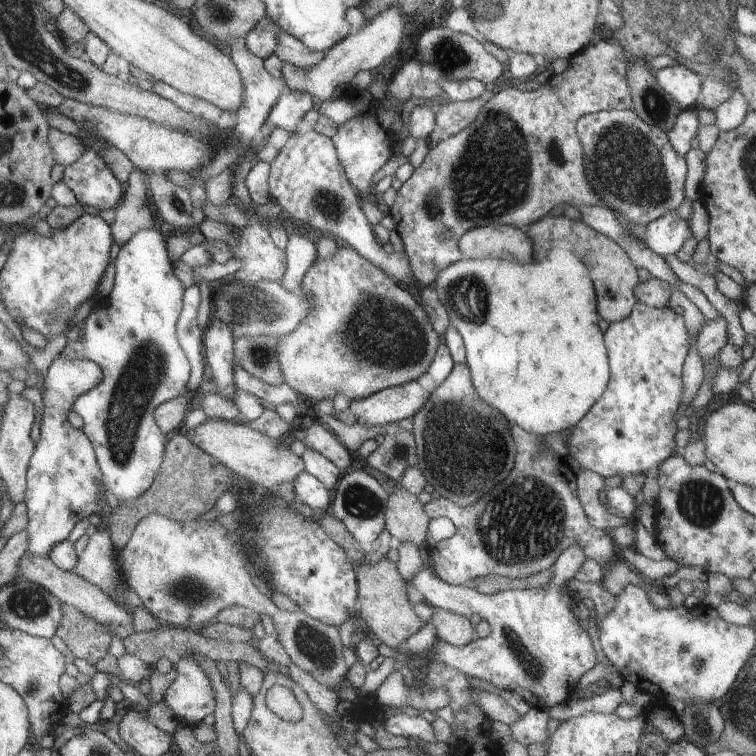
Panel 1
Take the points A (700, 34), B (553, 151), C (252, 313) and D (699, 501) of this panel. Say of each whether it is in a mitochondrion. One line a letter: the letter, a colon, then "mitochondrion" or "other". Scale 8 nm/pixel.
A: mitochondrion
B: mitochondrion
C: mitochondrion
D: mitochondrion

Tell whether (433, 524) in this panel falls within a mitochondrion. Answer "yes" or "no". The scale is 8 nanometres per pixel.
no

